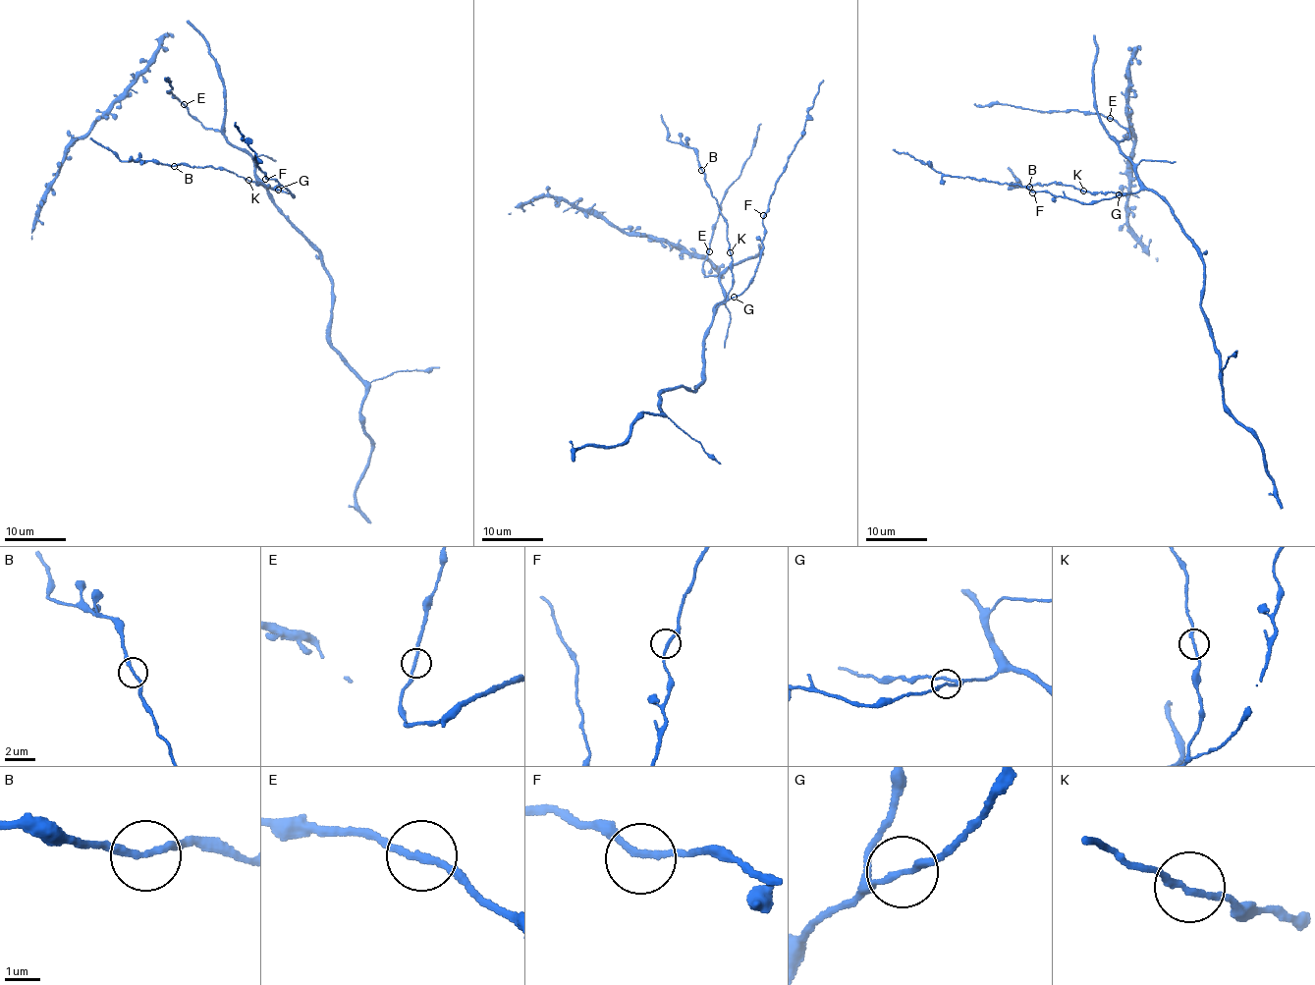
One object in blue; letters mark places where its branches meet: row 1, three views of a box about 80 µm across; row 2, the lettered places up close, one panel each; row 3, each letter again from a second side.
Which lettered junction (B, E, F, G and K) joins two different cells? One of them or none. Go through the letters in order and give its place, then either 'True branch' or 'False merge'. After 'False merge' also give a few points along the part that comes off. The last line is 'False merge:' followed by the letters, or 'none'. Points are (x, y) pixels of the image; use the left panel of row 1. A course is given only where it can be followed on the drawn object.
B: Place: (174, 166). True branch
E: Place: (184, 104). True branch
F: Place: (265, 179). True branch
G: Place: (278, 190). True branch
K: Place: (248, 180). True branch
False merge: none

